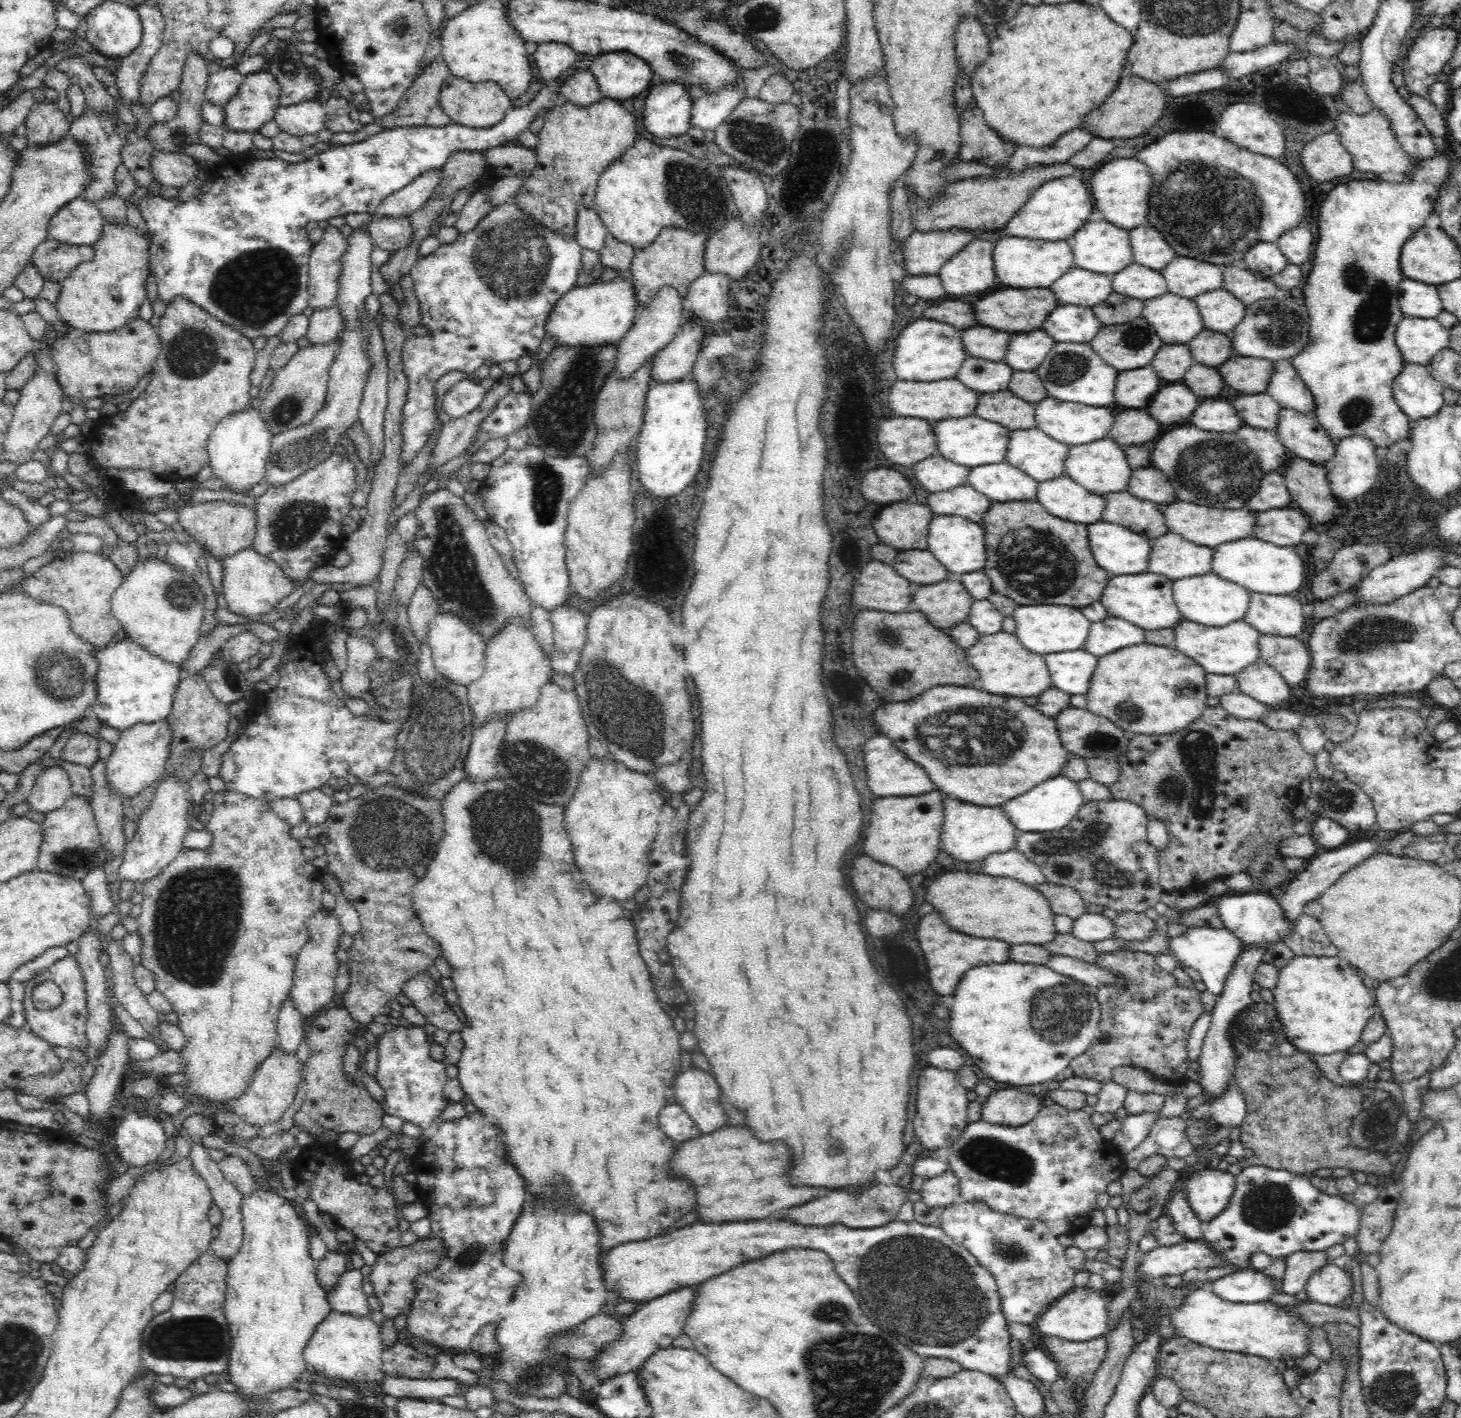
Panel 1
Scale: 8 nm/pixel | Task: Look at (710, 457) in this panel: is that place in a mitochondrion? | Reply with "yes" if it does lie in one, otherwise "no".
no

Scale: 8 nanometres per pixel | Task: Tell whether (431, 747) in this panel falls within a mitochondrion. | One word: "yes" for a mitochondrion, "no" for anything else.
yes

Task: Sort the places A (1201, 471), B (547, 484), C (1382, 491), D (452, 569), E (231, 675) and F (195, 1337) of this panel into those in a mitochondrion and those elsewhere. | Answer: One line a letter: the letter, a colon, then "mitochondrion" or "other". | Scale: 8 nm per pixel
A: mitochondrion
B: mitochondrion
C: other
D: mitochondrion
E: mitochondrion
F: mitochondrion

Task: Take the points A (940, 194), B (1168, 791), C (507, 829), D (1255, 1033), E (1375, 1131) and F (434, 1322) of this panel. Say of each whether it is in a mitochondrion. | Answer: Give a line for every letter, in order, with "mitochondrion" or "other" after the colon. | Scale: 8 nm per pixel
A: other
B: mitochondrion
C: mitochondrion
D: mitochondrion
E: mitochondrion
F: other

